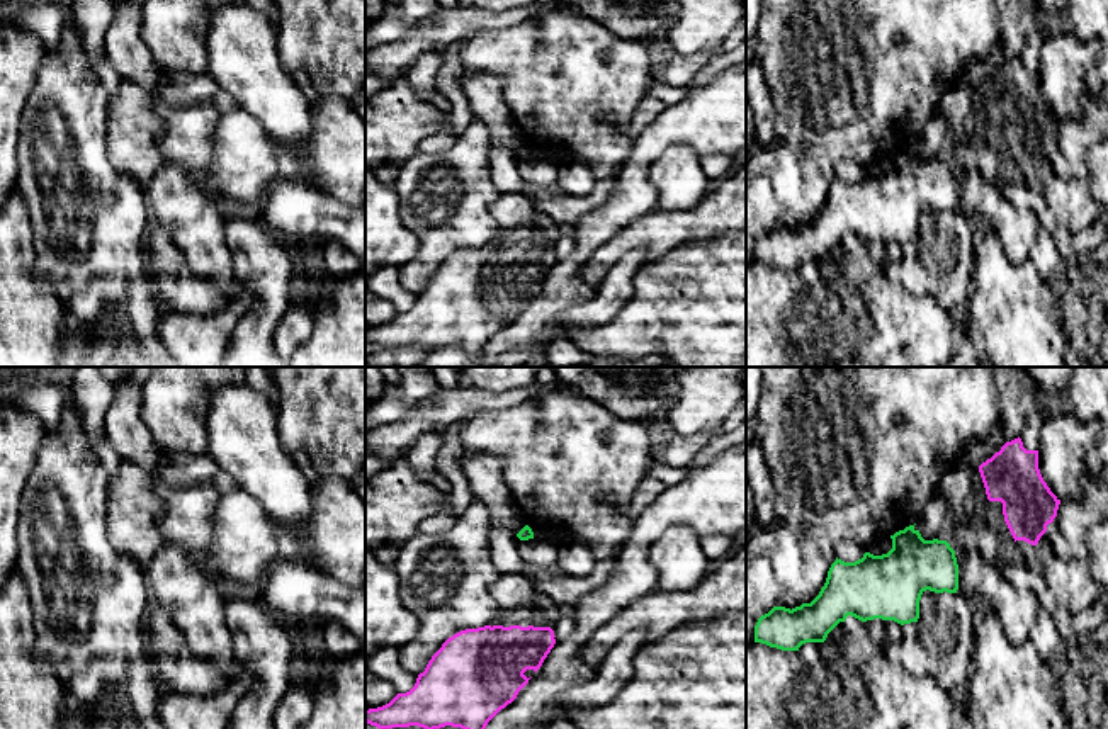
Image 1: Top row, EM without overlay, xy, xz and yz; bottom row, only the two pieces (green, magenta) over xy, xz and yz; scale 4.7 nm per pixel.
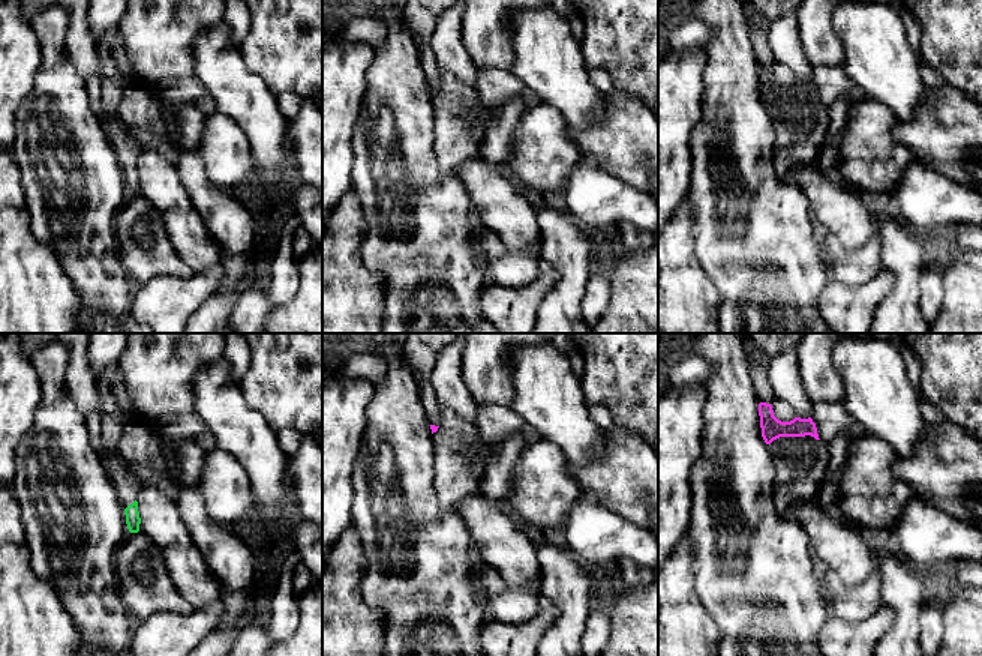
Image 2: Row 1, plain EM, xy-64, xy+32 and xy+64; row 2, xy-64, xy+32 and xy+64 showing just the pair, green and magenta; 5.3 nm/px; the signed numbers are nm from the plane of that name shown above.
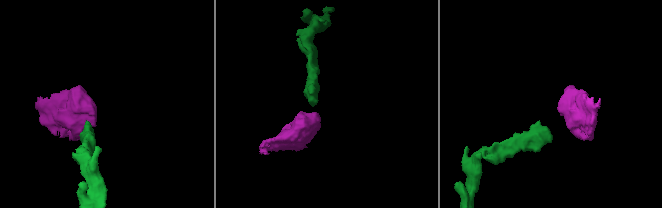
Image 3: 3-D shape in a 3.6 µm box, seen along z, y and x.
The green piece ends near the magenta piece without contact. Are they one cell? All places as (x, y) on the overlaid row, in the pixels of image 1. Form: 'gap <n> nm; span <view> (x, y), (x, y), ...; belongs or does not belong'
gap 280 nm; span yz (954, 551), (1006, 524); belongs

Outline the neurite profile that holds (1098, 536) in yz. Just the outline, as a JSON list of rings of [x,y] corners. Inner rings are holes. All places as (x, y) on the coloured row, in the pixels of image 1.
[[[1108,520],[1088,530],[1088,564],[1093,579],[1108,595]]]

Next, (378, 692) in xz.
[[[365,668],[365,710],[389,704],[398,695],[396,688]]]

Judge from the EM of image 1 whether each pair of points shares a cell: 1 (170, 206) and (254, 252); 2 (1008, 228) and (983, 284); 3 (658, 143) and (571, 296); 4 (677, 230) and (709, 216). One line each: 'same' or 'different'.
1: different
2: different
3: same
4: same

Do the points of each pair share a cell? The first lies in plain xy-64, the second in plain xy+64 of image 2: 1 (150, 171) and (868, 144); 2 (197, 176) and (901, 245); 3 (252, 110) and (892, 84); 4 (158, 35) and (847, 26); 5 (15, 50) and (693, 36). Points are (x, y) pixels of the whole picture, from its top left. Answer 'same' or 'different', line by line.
1: different
2: same
3: same
4: different
5: different

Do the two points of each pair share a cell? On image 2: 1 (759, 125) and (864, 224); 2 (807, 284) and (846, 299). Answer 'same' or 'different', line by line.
1: different
2: different

